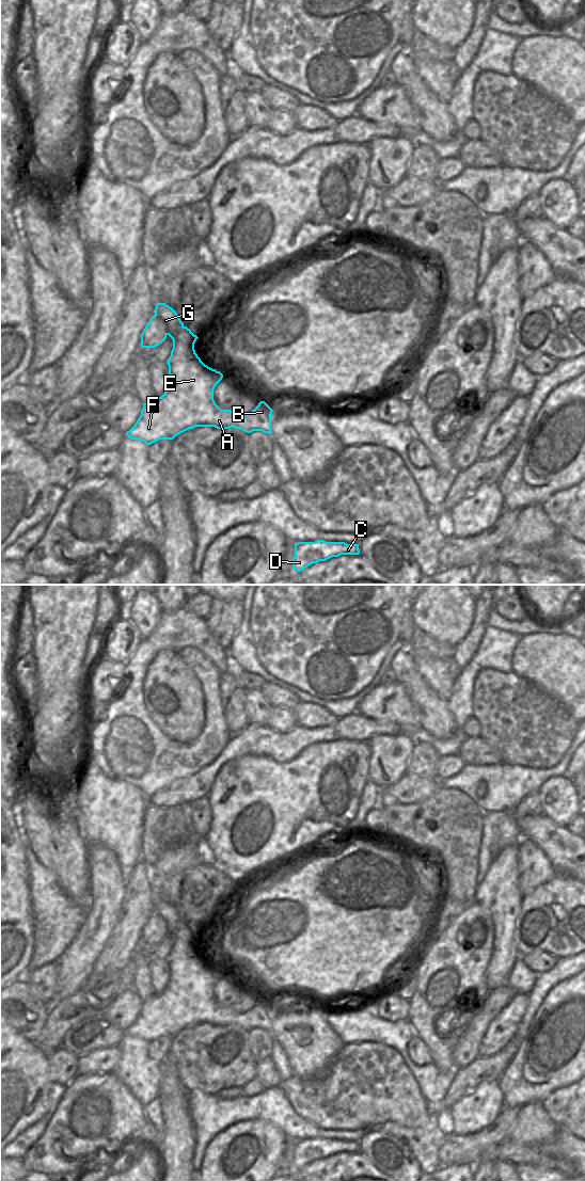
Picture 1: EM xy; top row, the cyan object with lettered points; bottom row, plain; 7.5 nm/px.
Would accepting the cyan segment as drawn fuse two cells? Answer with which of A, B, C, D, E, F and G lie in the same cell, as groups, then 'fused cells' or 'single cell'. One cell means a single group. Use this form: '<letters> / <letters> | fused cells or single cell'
A B C D E F / G | fused cells

